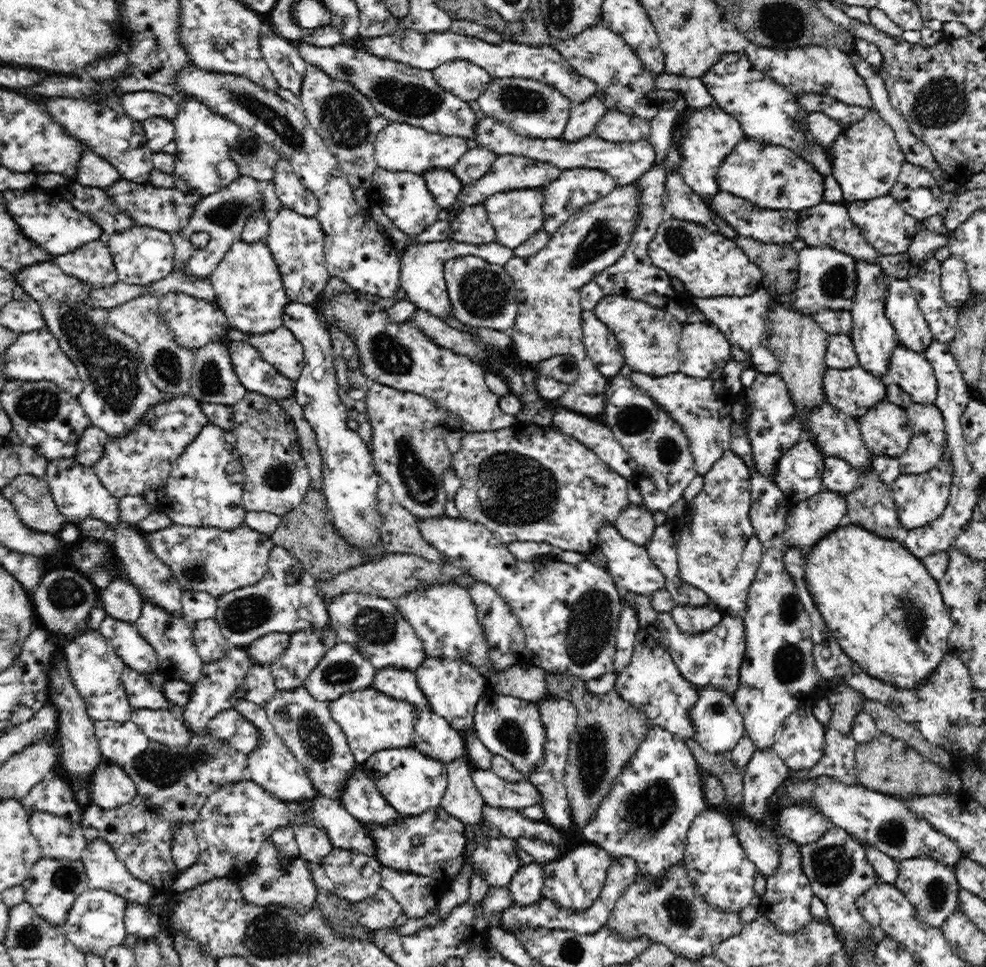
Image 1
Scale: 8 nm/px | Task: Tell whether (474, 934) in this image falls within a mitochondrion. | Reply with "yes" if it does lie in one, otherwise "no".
no

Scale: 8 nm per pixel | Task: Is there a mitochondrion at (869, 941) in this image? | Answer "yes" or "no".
no

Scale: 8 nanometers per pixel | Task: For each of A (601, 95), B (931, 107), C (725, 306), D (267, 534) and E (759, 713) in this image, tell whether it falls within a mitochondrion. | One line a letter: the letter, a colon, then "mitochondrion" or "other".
A: other
B: mitochondrion
C: other
D: other
E: other

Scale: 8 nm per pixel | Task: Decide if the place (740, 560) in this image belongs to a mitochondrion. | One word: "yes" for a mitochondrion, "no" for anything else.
yes

